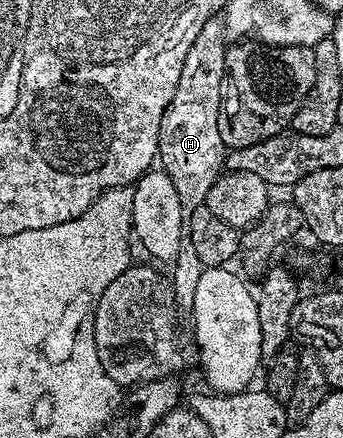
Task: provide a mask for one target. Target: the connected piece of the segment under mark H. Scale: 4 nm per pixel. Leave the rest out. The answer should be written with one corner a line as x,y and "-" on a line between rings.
223,18
208,19
206,25
202,25
202,33
194,37
190,53
186,53
182,77
178,77
178,89
174,89
174,97
162,117
158,163
170,181
174,181
178,201
182,201
182,209
186,213
204,206
210,185
214,185
226,163
226,148
222,133
218,133
222,88
226,82
225,50

